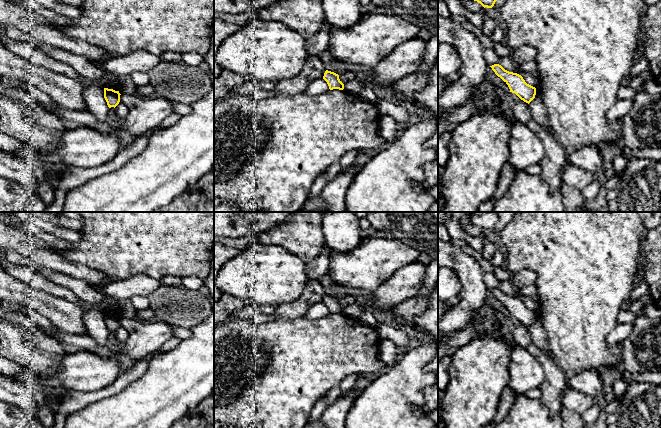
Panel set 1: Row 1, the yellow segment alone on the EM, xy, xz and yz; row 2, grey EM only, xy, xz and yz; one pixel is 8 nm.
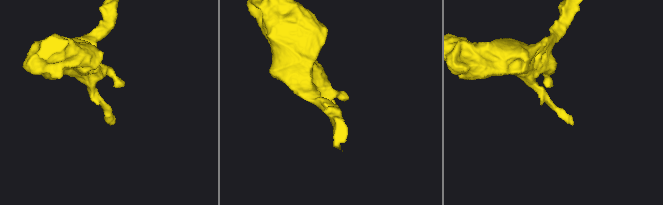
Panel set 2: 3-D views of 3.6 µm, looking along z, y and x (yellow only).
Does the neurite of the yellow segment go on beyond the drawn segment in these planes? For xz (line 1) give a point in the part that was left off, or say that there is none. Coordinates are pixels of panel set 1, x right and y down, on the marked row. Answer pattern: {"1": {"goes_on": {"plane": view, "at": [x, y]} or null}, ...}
{"1": {"goes_on": null}}

